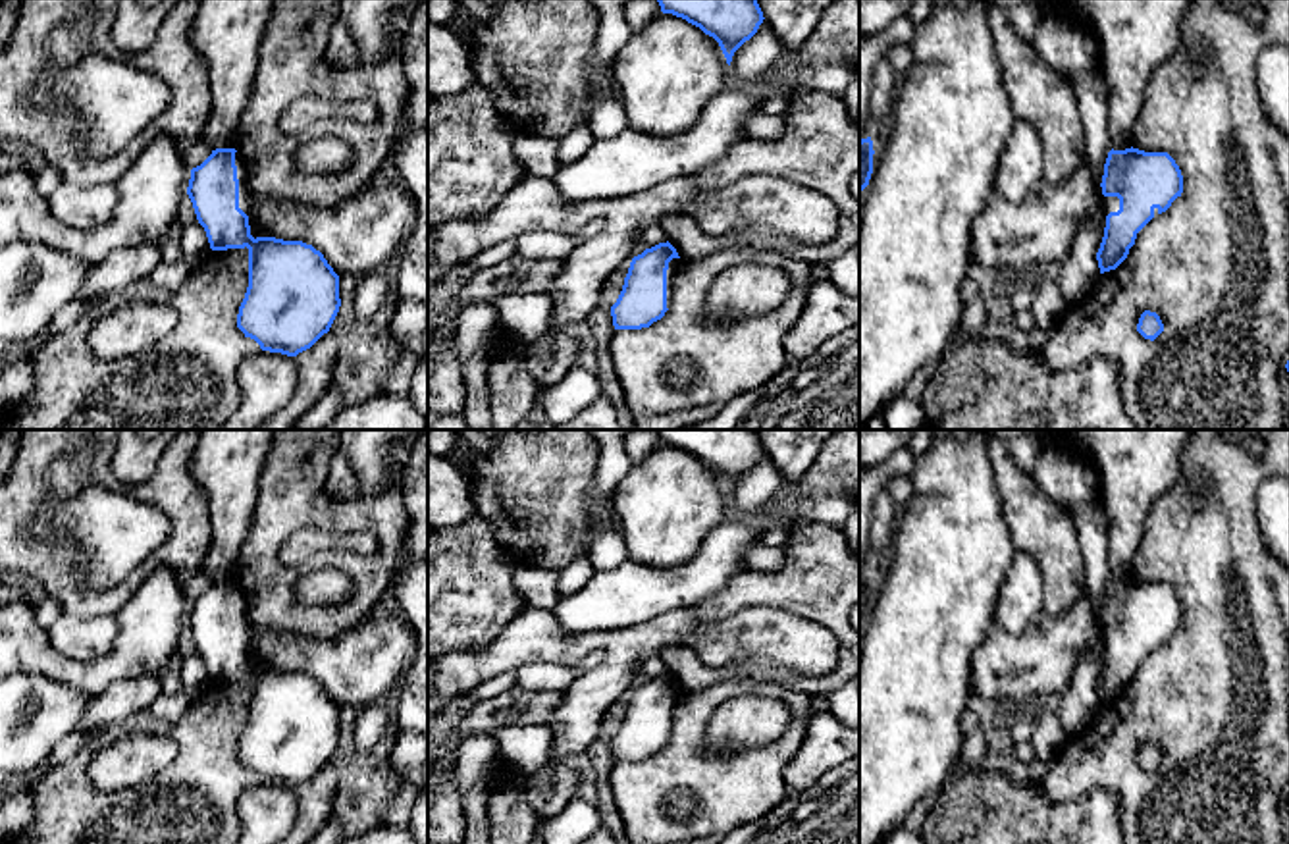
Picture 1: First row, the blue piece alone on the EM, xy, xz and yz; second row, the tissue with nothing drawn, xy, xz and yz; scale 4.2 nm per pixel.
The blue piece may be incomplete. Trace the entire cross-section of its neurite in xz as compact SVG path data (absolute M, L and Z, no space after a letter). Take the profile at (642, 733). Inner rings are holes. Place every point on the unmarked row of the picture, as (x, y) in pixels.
M667 673L634 688L622 723L611 738L615 761L642 761L661 752L672 734L672 709L682 692Z

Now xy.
M216 580L197 599L191 601L187 626L193 634L198 655L204 659L212 682L249 680L249 719L239 738L237 759L245 769L254 771L262 782L297 788L310 780L329 763L339 738L339 707L324 686L303 673L283 673L276 669L252 669L249 657L250 622L247 617L247 595L235 580Z

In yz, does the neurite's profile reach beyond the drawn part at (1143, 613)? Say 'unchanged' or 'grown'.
grown

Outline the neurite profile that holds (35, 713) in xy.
M13 673L0 678L0 773L31 773L50 755L54 746L75 732L91 696L33 673Z

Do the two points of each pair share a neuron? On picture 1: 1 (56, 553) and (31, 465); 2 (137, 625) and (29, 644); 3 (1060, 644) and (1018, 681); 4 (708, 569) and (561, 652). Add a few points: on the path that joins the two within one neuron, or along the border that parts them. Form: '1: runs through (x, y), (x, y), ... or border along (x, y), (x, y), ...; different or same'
1: runs through (29, 544), (20, 534), (22, 492); same
2: runs through (120, 654), (103, 671), (68, 671), (58, 667); same
3: runs through (1051, 650), (1027, 671); same
4: border along (555, 613), (569, 631), (615, 631), (642, 621); different

